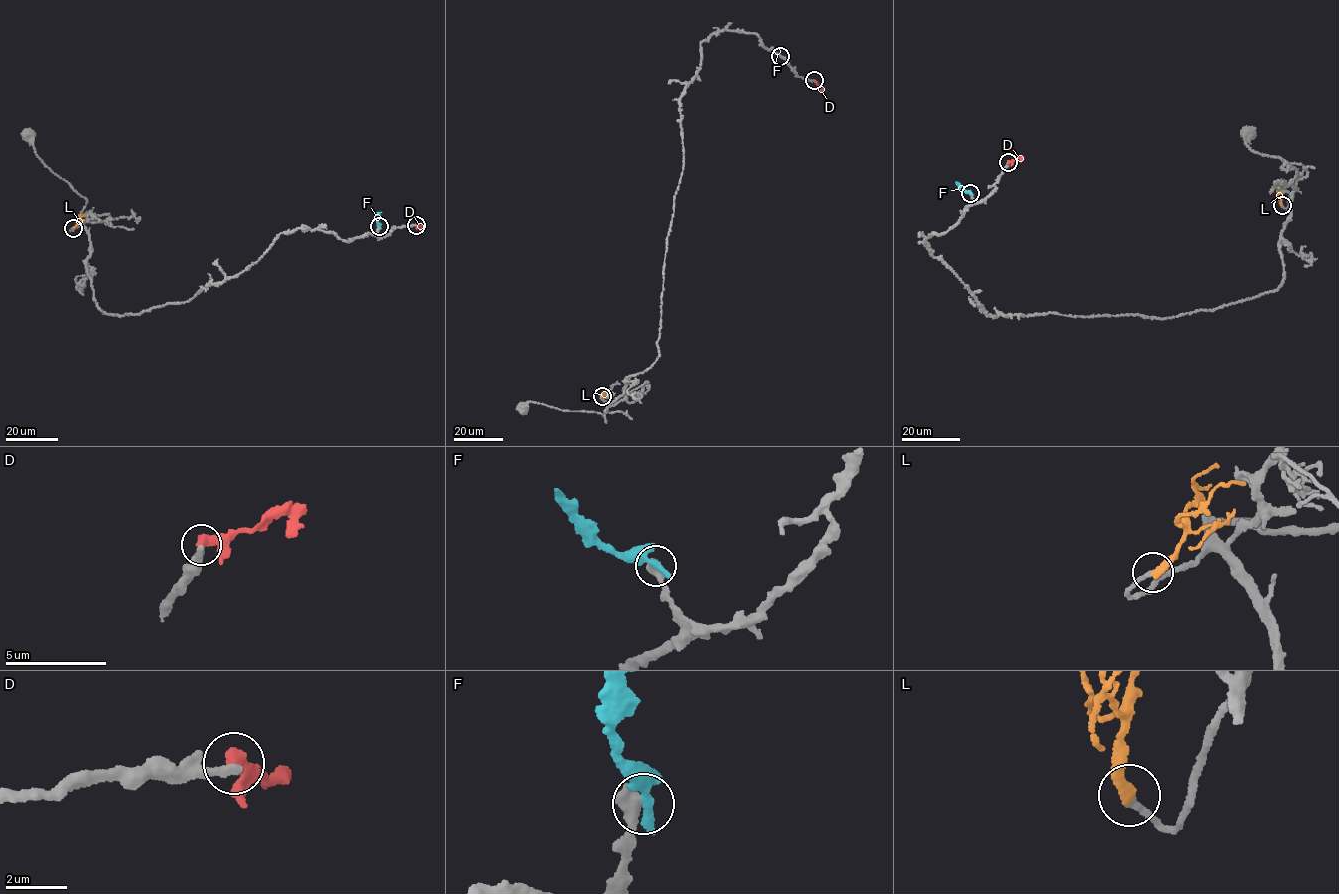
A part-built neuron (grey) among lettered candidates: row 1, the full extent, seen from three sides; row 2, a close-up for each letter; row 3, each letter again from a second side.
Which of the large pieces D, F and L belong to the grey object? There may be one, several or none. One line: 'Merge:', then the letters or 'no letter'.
Merge: L

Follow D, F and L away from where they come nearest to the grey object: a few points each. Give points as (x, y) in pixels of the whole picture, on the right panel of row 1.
D: (1008, 162), (1023, 157)
F: (970, 193), (956, 181)
L: (1282, 205), (1280, 186)

